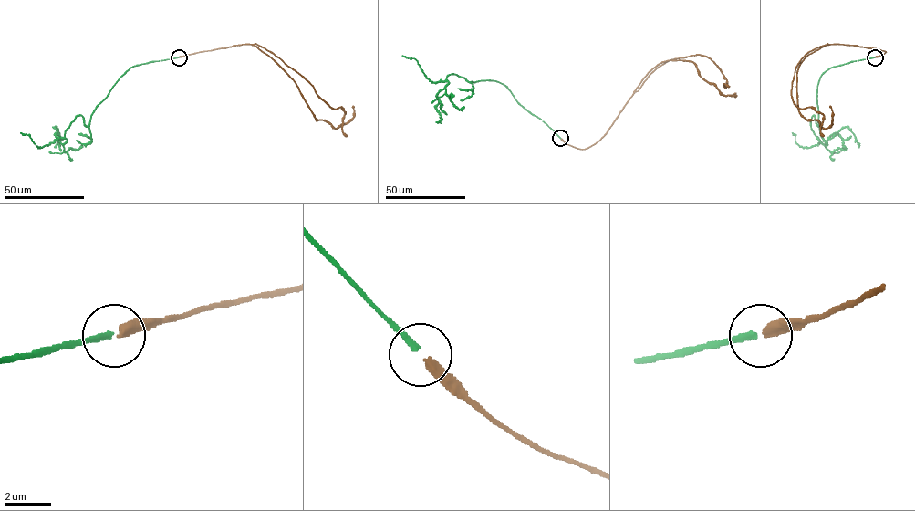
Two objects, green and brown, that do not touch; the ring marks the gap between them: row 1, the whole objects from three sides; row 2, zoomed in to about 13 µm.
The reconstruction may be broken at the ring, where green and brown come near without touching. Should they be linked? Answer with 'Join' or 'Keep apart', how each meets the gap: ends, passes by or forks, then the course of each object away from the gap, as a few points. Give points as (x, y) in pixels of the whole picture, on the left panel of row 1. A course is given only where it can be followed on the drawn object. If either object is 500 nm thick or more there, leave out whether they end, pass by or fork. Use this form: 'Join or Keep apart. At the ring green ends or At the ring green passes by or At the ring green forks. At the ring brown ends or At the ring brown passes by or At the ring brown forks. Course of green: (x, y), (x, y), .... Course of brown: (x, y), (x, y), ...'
Join. At the ring green ends. At the ring brown ends. Course of green: (179, 57), (131, 67), (96, 107), (88, 126), (77, 116), (62, 144), (56, 127), (59, 141), (54, 147). Course of brown: (179, 57), (253, 44), (294, 81), (317, 119), (337, 128), (353, 117), (354, 106)

